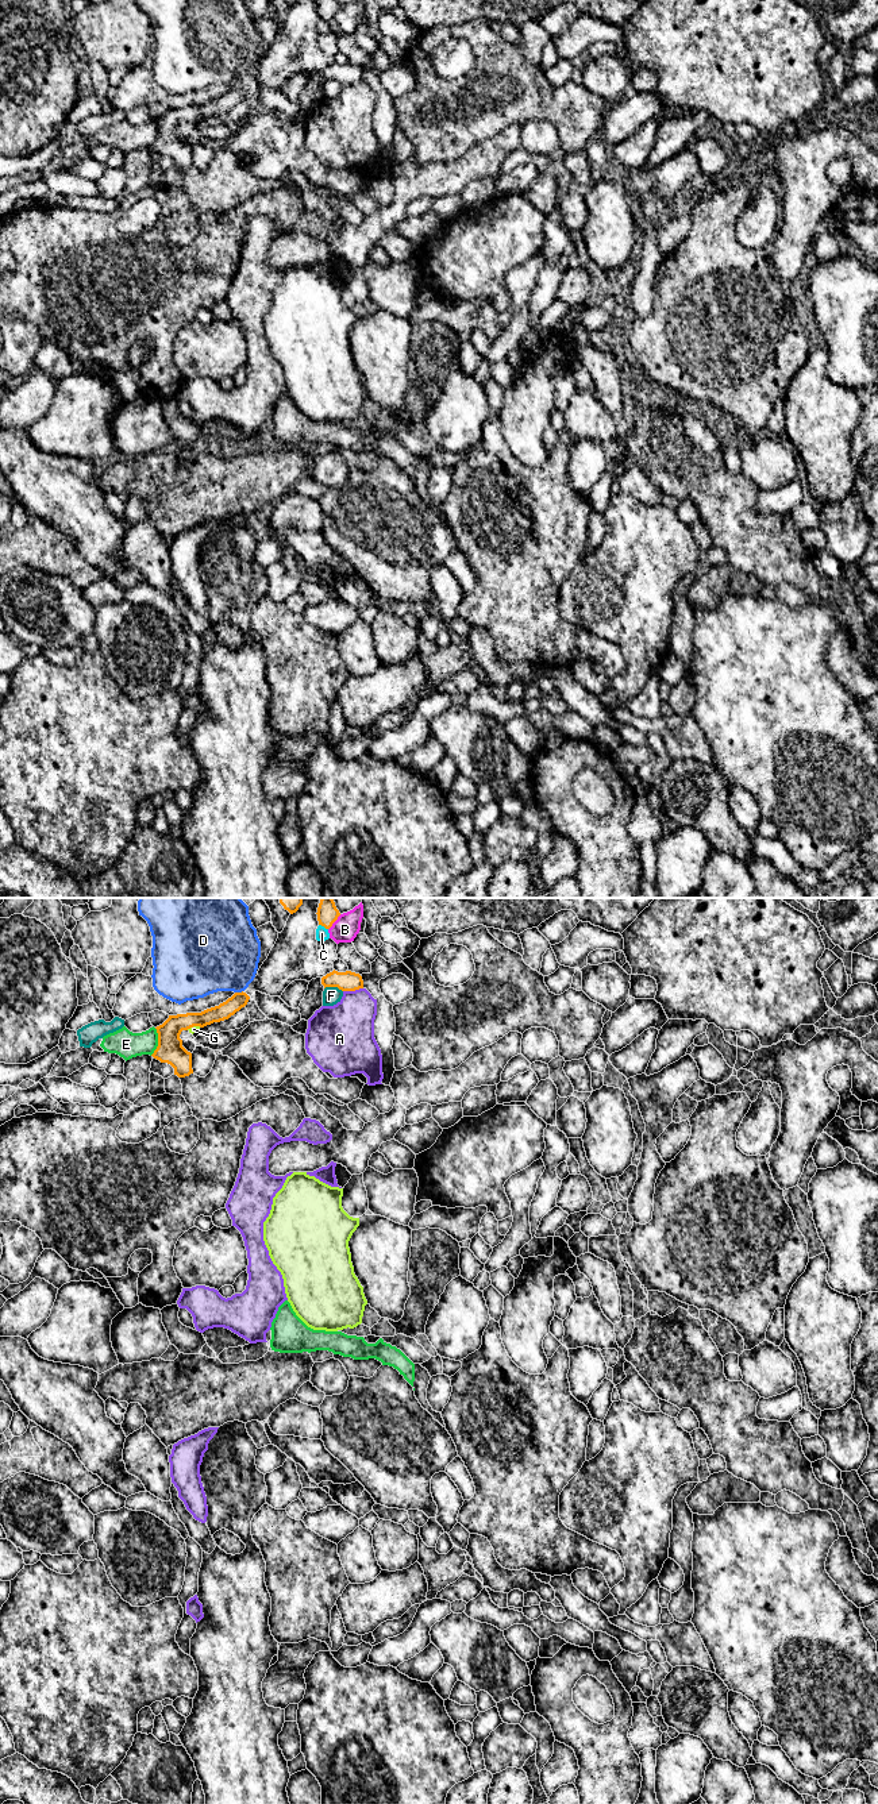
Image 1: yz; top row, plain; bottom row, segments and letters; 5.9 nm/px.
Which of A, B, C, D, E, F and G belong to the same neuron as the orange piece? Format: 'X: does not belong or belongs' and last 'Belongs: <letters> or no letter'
A: does not belong
B: does not belong
C: does not belong
D: does not belong
E: does not belong
F: does not belong
G: does not belong
Belongs: no letter

